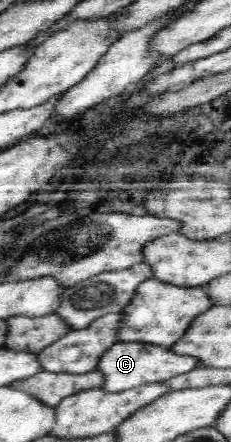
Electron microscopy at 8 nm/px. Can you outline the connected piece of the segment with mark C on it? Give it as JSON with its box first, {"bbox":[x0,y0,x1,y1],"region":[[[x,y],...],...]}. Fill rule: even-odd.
{"bbox":[97,341,202,393],"region":[[[119,341],[102,353],[97,361],[97,371],[102,375],[100,387],[108,393],[118,393],[152,382],[164,382],[166,378],[186,373],[198,366],[202,365],[194,357],[176,355],[176,353],[172,353],[171,349],[164,349],[164,346],[146,342]]]}

